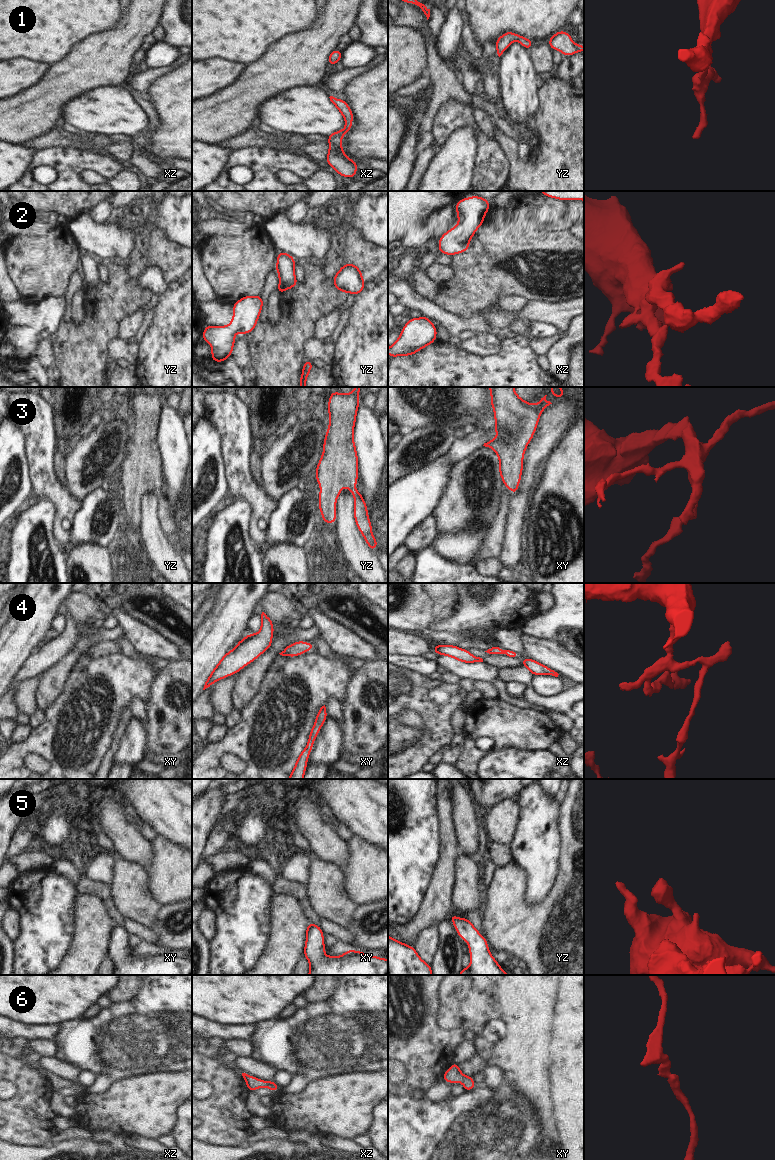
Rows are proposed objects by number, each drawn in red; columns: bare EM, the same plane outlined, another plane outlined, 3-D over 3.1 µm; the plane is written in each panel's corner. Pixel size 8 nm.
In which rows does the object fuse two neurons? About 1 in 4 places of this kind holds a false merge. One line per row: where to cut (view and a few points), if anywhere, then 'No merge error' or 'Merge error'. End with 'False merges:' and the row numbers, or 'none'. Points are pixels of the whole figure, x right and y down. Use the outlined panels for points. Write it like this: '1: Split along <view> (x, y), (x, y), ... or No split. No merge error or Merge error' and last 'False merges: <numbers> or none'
1: No split. No merge error
2: No split. No merge error
3: No split. No merge error
4: No split. No merge error
5: No split. No merge error
6: No split. No merge error
False merges: none

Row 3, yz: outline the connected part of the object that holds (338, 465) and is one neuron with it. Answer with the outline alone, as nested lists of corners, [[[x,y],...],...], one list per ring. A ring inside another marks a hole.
[[[355,387],[348,394],[330,393],[327,408],[330,421],[315,478],[320,485],[318,500],[322,521],[326,524],[336,522],[336,501],[343,487],[346,486],[354,497],[354,519],[358,530],[374,552],[378,542],[372,534],[366,502],[355,488],[358,481],[358,455],[353,435],[361,401],[358,397],[361,388]]]

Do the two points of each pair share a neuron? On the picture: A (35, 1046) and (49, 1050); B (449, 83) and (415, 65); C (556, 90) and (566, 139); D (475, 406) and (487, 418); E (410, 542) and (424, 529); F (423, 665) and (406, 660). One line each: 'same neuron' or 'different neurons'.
A: same neuron
B: different neurons
C: same neuron
D: different neurons
E: same neuron
F: same neuron

